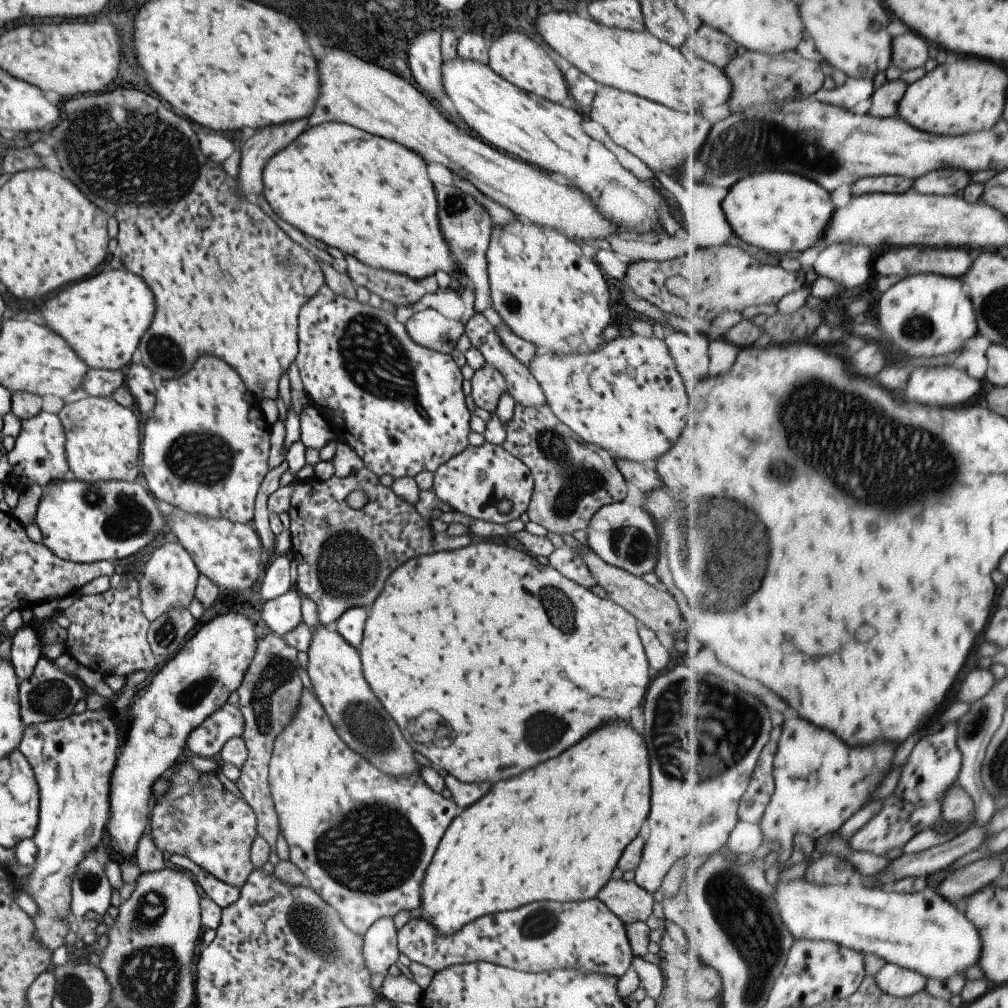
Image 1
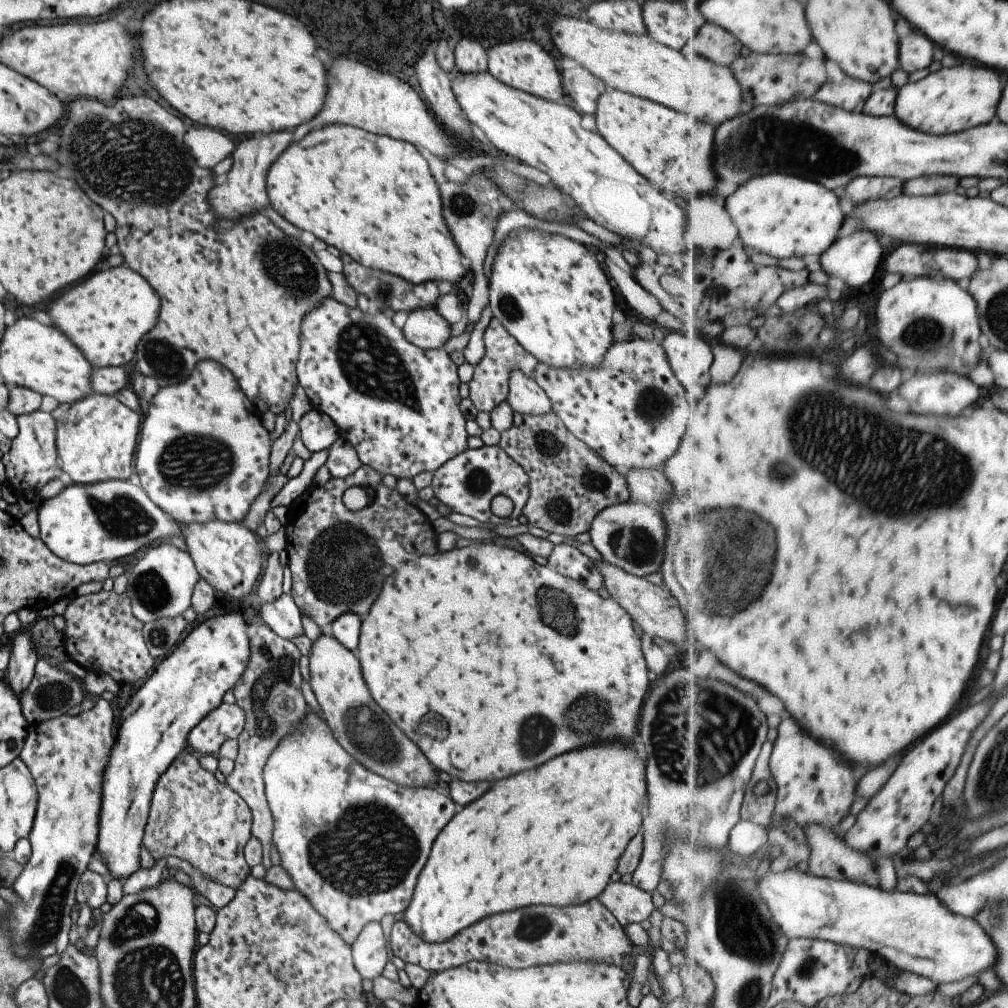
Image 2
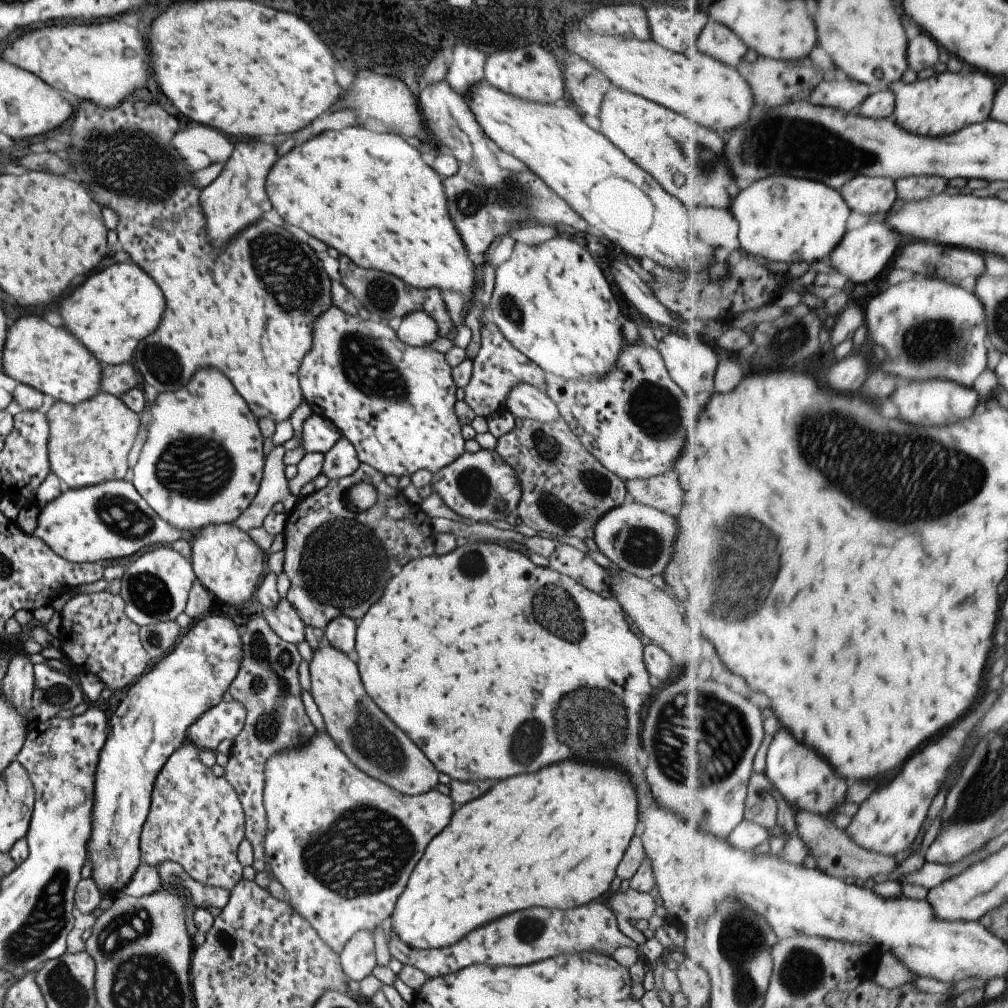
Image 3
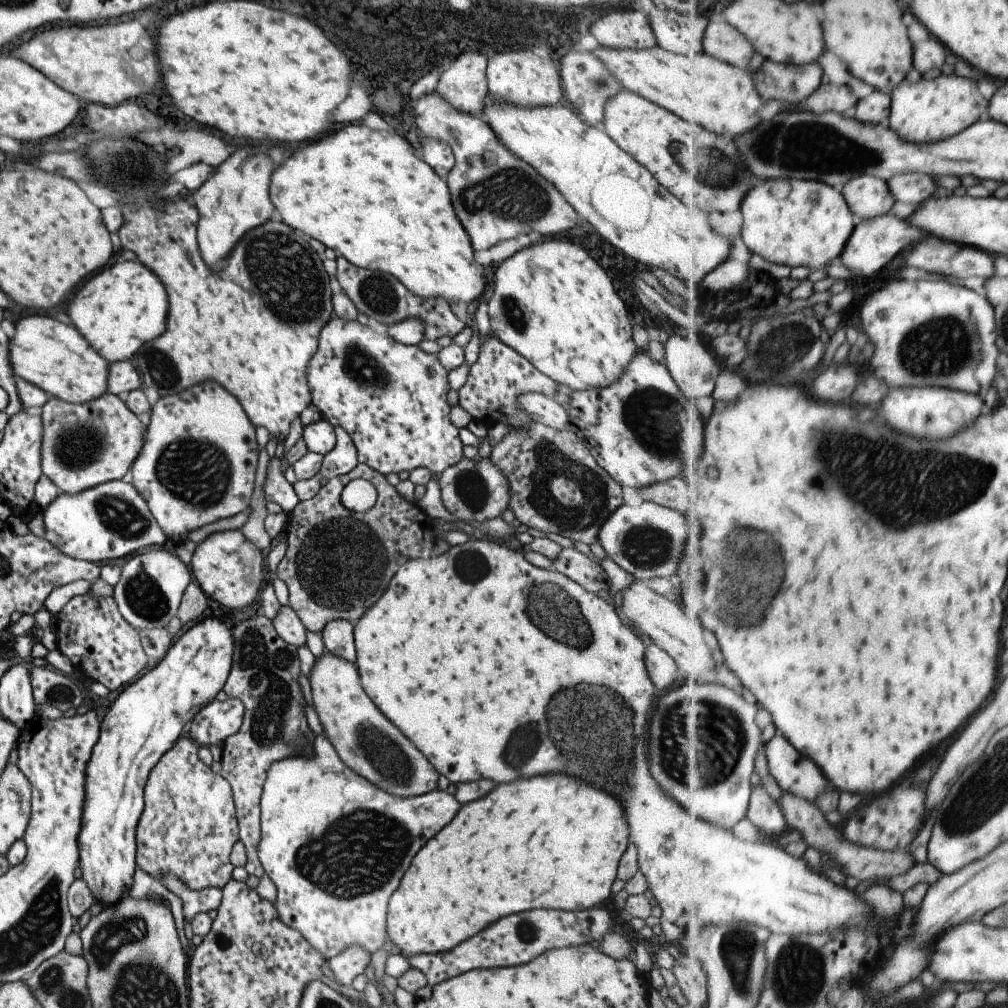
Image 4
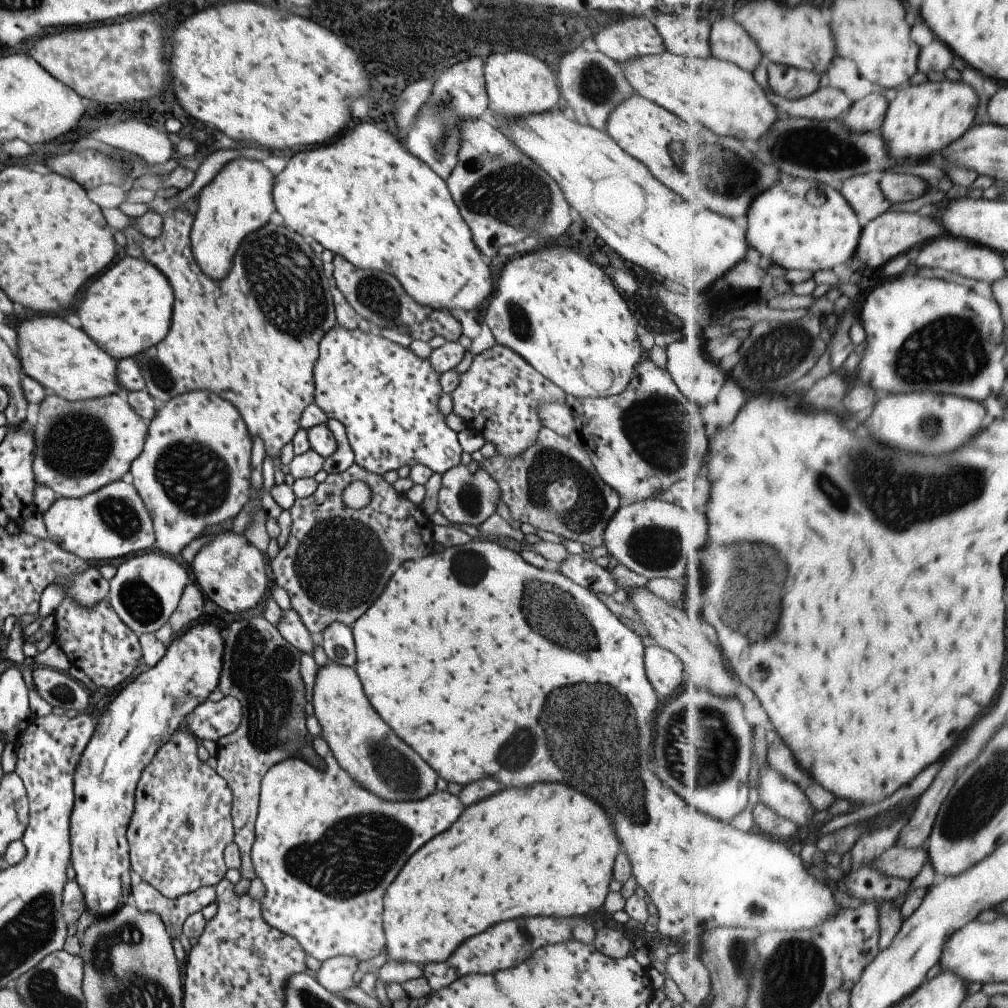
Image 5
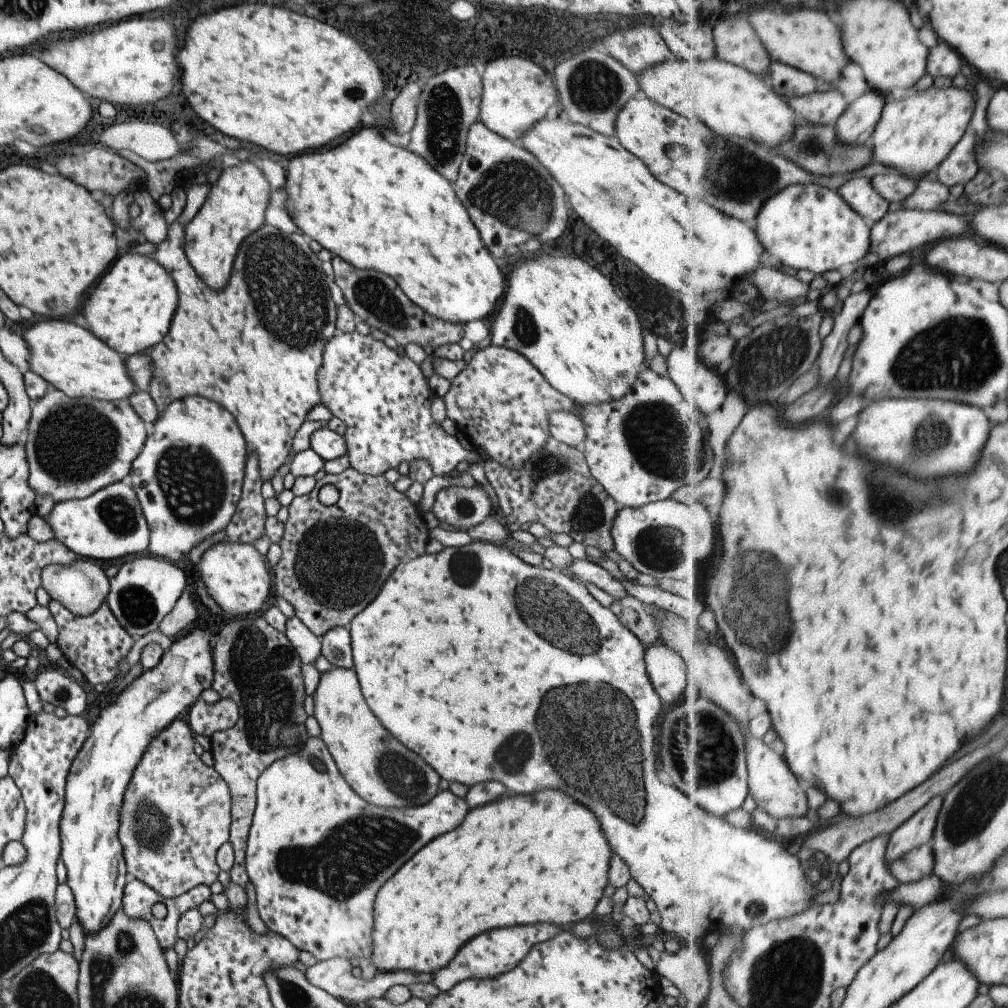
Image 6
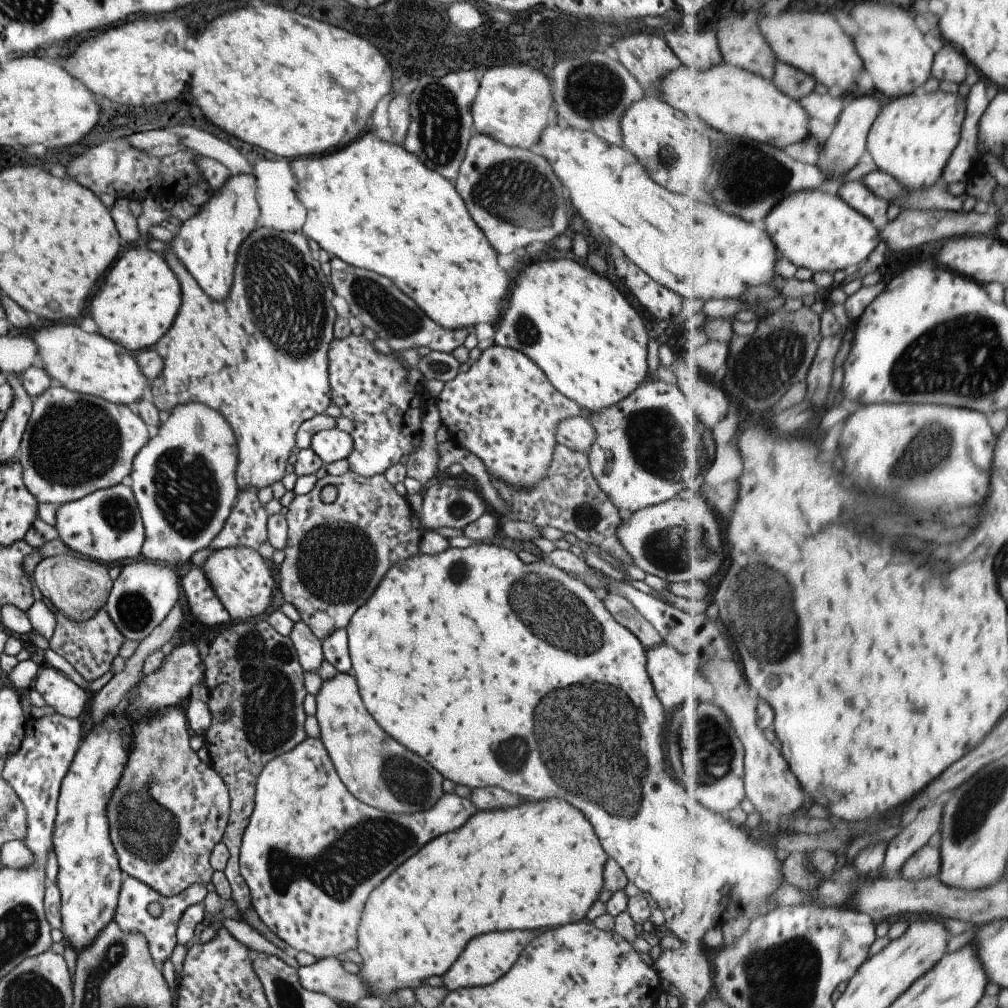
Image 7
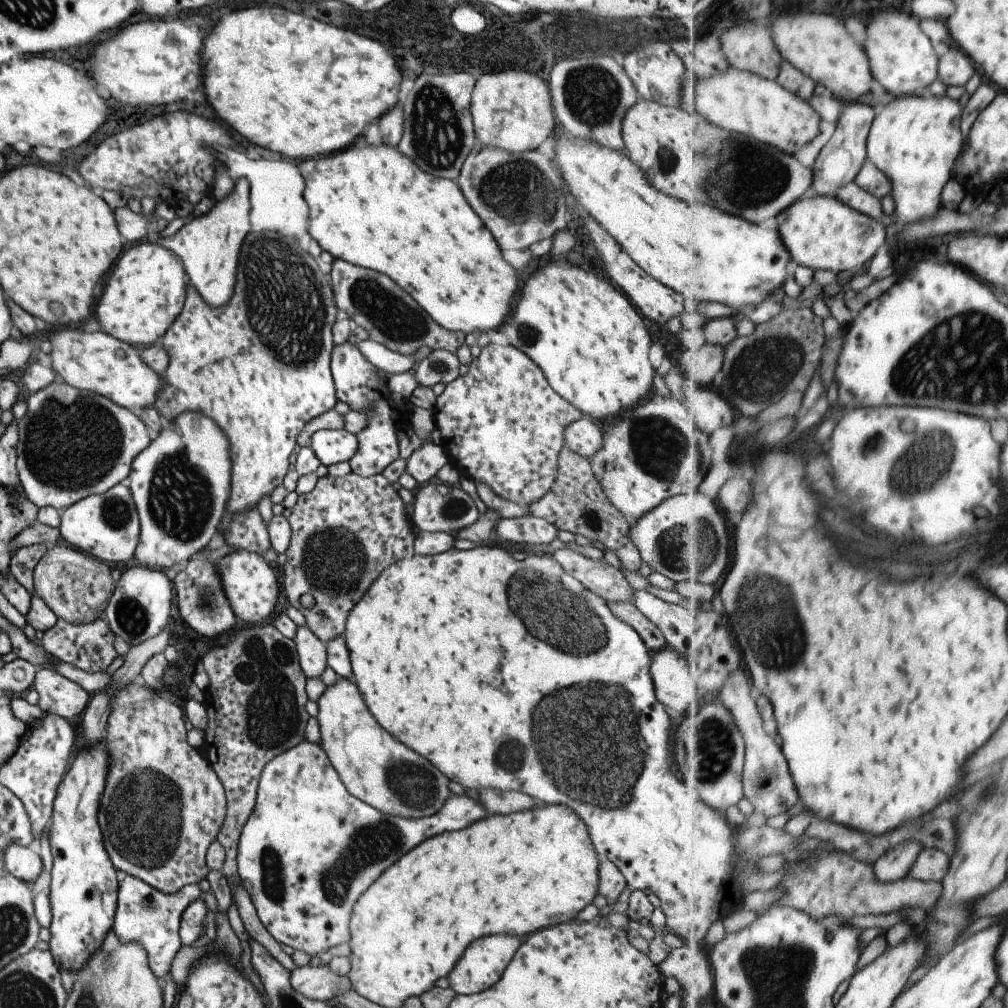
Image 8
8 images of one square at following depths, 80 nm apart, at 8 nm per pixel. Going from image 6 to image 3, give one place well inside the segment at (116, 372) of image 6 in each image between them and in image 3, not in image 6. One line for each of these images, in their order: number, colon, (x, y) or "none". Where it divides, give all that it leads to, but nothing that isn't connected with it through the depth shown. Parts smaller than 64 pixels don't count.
3: (51, 360)
4: (54, 357)
5: (64, 360)

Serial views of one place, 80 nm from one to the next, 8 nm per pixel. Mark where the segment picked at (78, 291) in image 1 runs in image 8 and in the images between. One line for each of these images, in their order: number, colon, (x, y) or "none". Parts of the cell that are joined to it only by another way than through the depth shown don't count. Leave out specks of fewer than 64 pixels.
2: (104, 316)
3: (115, 308)
4: (125, 305)
5: (127, 309)
6: (130, 309)
7: (140, 297)
8: (145, 291)

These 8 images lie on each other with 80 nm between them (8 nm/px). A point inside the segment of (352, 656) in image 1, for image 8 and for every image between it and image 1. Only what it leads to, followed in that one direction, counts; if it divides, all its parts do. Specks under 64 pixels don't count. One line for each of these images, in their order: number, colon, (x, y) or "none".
2: (359, 726)
3: (364, 734)
4: (371, 747)
5: (362, 744)
6: (382, 772)
7: (376, 770)
8: (374, 767)

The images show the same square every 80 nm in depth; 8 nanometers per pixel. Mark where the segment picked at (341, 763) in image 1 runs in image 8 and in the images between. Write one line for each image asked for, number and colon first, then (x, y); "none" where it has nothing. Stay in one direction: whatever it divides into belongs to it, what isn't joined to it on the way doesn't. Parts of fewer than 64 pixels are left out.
2: (353, 843)
3: (342, 844)
4: (334, 847)
5: (324, 849)
6: (316, 853)
7: (309, 856)
8: (307, 851)

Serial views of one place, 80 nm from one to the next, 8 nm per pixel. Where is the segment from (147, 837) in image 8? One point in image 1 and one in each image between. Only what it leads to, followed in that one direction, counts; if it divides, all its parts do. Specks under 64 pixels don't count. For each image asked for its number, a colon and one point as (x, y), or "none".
1: (197, 818)
2: (193, 817)
3: (194, 818)
4: (187, 827)
5: (181, 822)
6: (175, 814)
7: (168, 810)

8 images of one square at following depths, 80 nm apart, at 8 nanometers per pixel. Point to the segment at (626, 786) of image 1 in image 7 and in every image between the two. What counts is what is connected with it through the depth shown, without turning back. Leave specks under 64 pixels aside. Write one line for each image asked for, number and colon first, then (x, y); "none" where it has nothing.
2: (553, 835)
3: (549, 839)
4: (551, 841)
5: (549, 850)
6: (540, 858)
7: (538, 865)

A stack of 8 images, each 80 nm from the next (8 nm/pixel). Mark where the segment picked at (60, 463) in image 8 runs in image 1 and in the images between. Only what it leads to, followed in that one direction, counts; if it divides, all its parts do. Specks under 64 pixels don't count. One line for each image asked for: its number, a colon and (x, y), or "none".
1: (102, 441)
2: (96, 436)
3: (88, 443)
4: (83, 445)
5: (80, 446)
6: (75, 446)
7: (73, 444)

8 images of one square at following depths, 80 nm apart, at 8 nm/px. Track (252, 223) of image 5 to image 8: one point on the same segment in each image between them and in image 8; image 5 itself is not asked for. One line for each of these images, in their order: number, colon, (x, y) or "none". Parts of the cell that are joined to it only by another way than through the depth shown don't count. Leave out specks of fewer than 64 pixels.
6: (233, 209)
7: (206, 244)
8: (208, 246)

